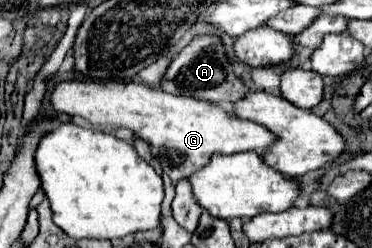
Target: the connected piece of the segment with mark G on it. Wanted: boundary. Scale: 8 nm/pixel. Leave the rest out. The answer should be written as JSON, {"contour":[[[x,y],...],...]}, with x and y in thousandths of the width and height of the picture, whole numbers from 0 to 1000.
{"contour":[[[212,319],[164,327],[137,367],[137,423],[153,456],[175,456],[185,472],[218,472],[272,520],[282,520],[282,512],[347,520],[358,552],[401,577],[406,625],[427,641],[438,698],[454,706],[454,722],[465,738],[519,706],[524,690],[535,690],[535,673],[556,665],[578,609],[599,609],[605,625],[642,617],[642,609],[675,609],[675,601],[707,609],[707,593],[718,593],[718,577],[728,577],[728,536],[712,512],[696,512],[691,496],[621,480],[621,464],[610,464],[610,448],[599,448],[594,431],[578,431],[556,407],[535,407],[524,391],[460,383],[433,359],[395,351],[395,343],[363,335],[363,327],[250,327],[250,319],[239,319],[239,327],[212,327]]]}

